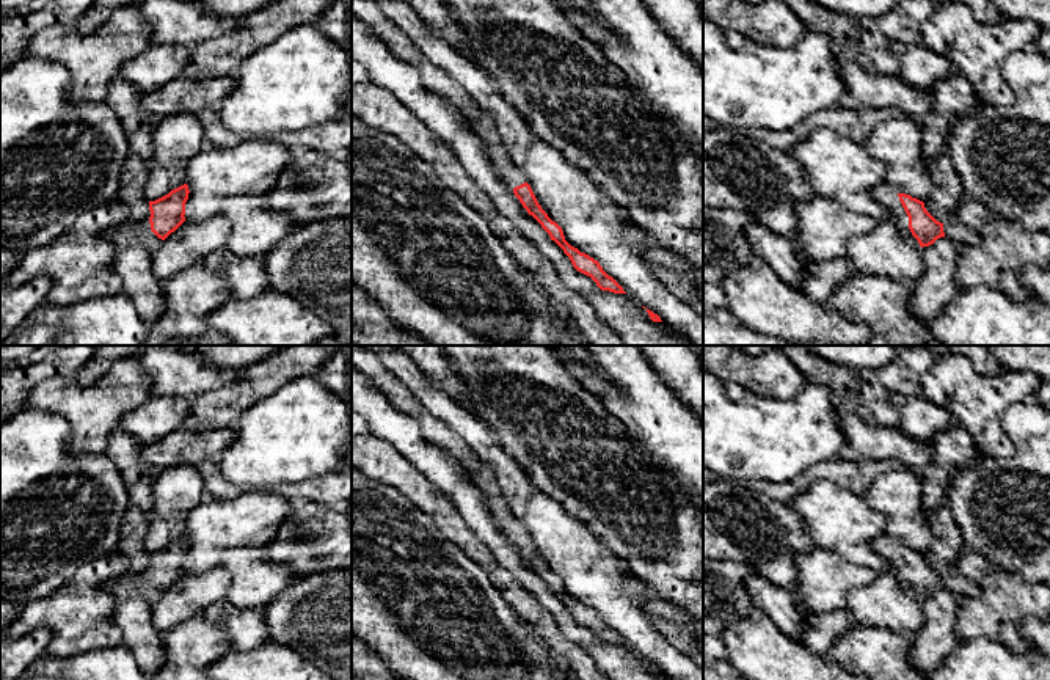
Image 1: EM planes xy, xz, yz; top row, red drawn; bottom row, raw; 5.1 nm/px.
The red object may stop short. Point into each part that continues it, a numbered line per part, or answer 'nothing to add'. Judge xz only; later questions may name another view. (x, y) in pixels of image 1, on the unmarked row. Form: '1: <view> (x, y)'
1: xz (433, 431)

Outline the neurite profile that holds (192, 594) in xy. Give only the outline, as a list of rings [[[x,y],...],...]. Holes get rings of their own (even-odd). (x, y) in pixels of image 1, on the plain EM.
[[[223,567],[202,573],[184,573],[152,605],[152,625],[165,633],[179,623],[198,617],[213,603],[226,598],[231,576]]]

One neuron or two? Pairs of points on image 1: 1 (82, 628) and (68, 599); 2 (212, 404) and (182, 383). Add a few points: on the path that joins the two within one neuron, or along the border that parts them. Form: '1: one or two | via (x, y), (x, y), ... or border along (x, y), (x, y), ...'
1: one | via (82, 621), (76, 614), (74, 606)
2: two | border along (233, 380), (198, 394), (192, 401)

